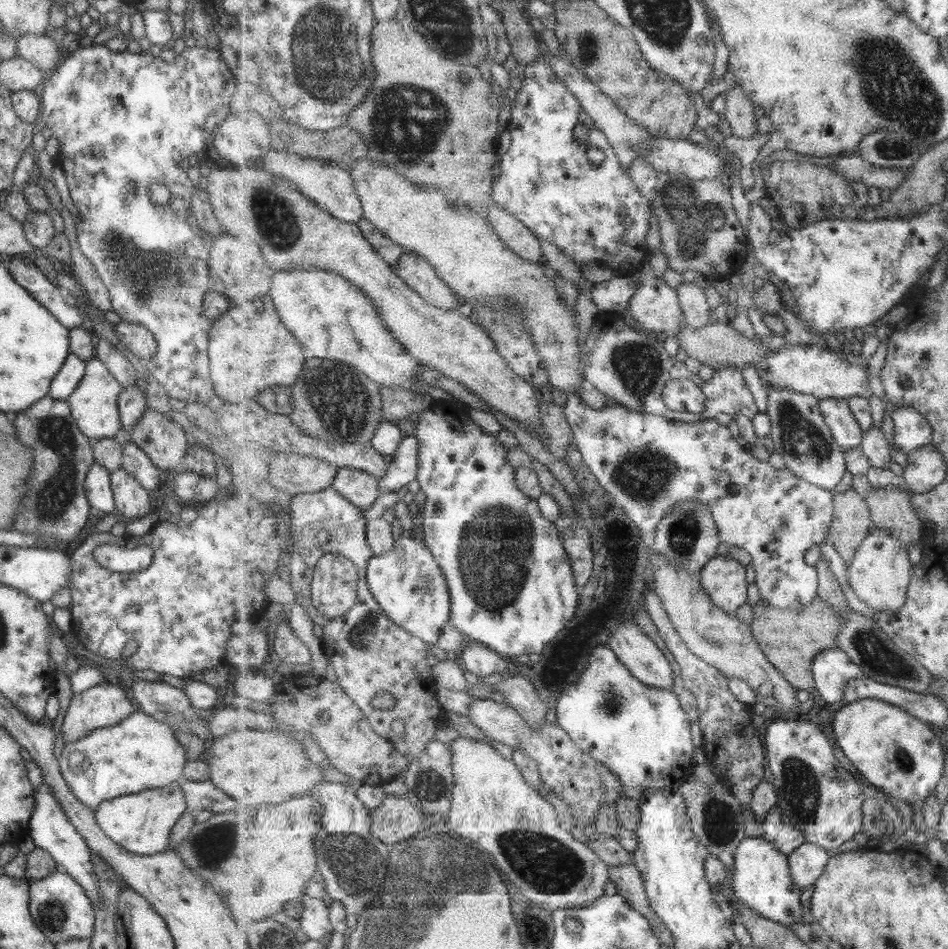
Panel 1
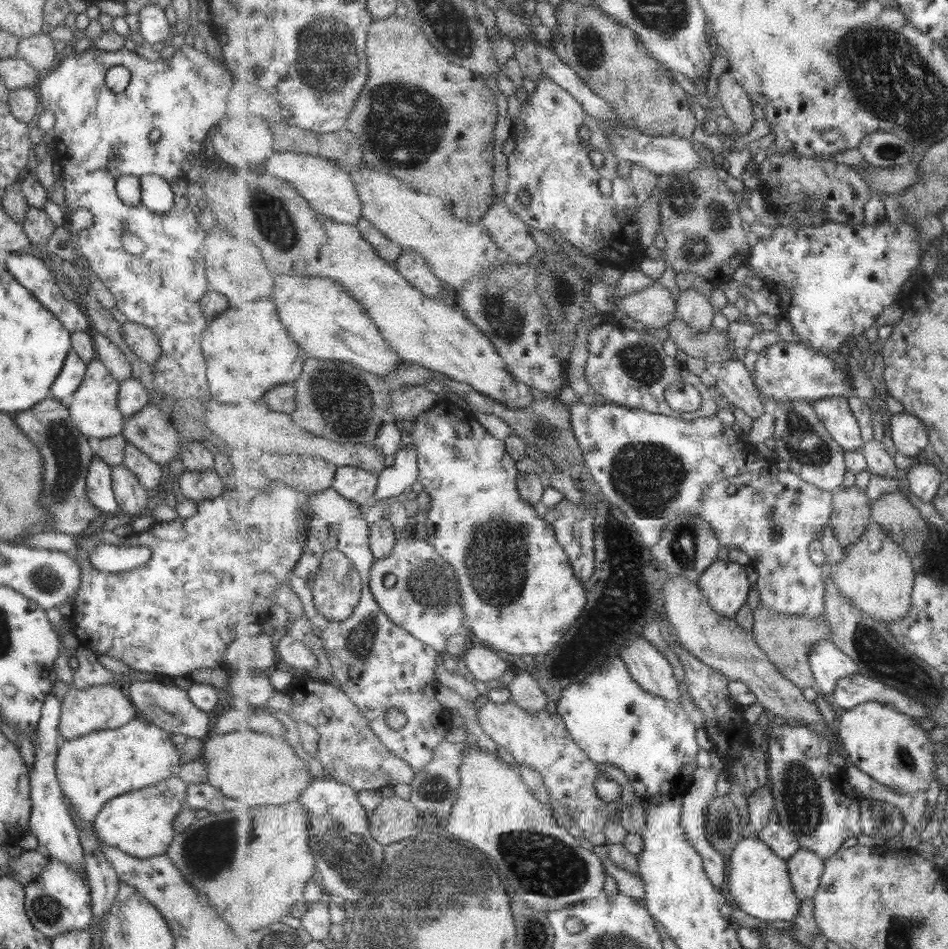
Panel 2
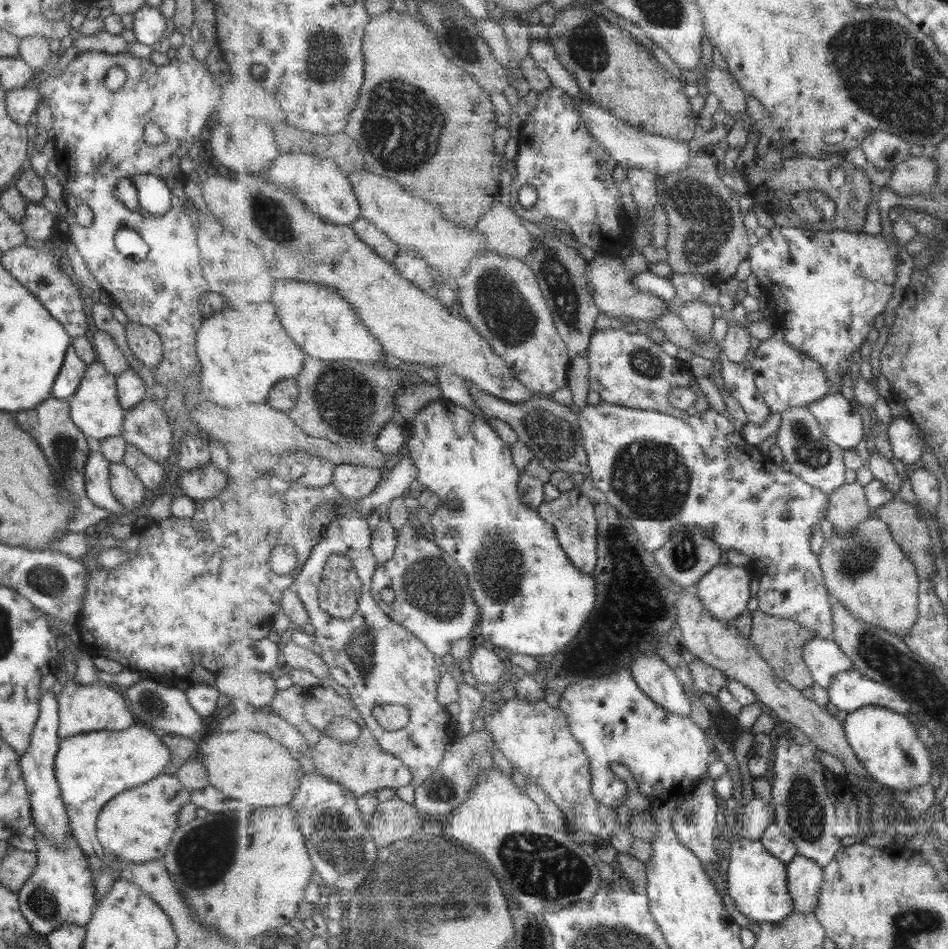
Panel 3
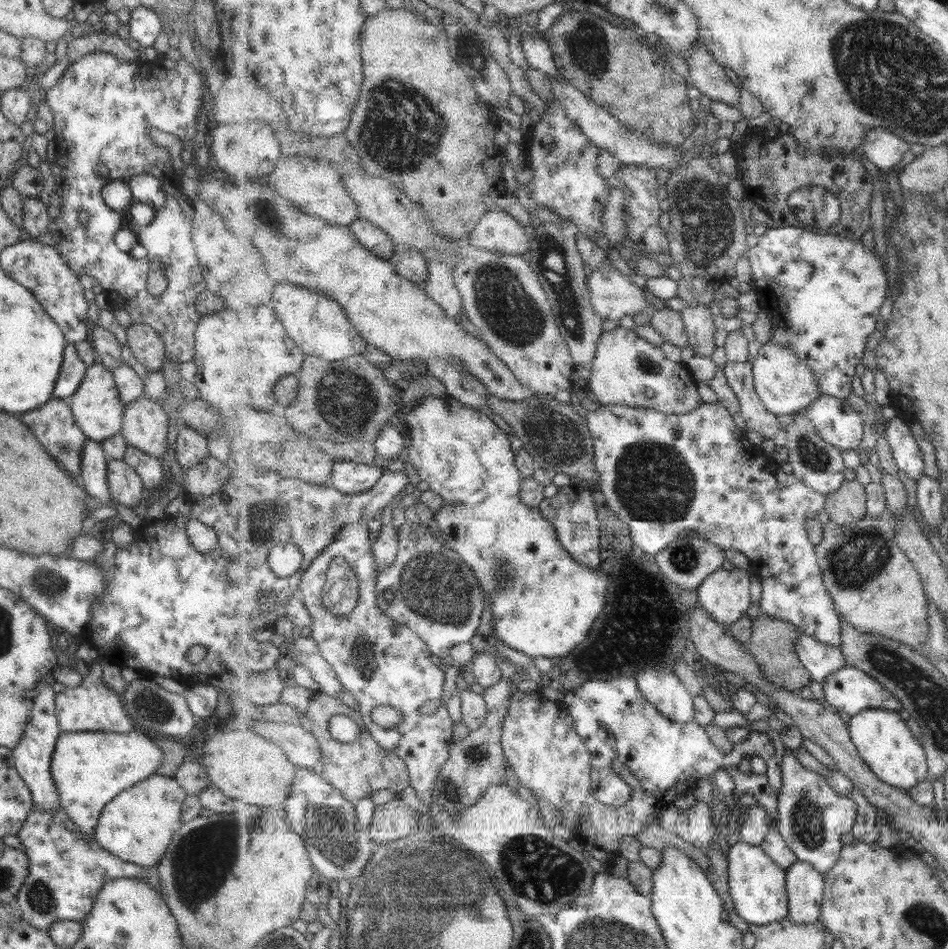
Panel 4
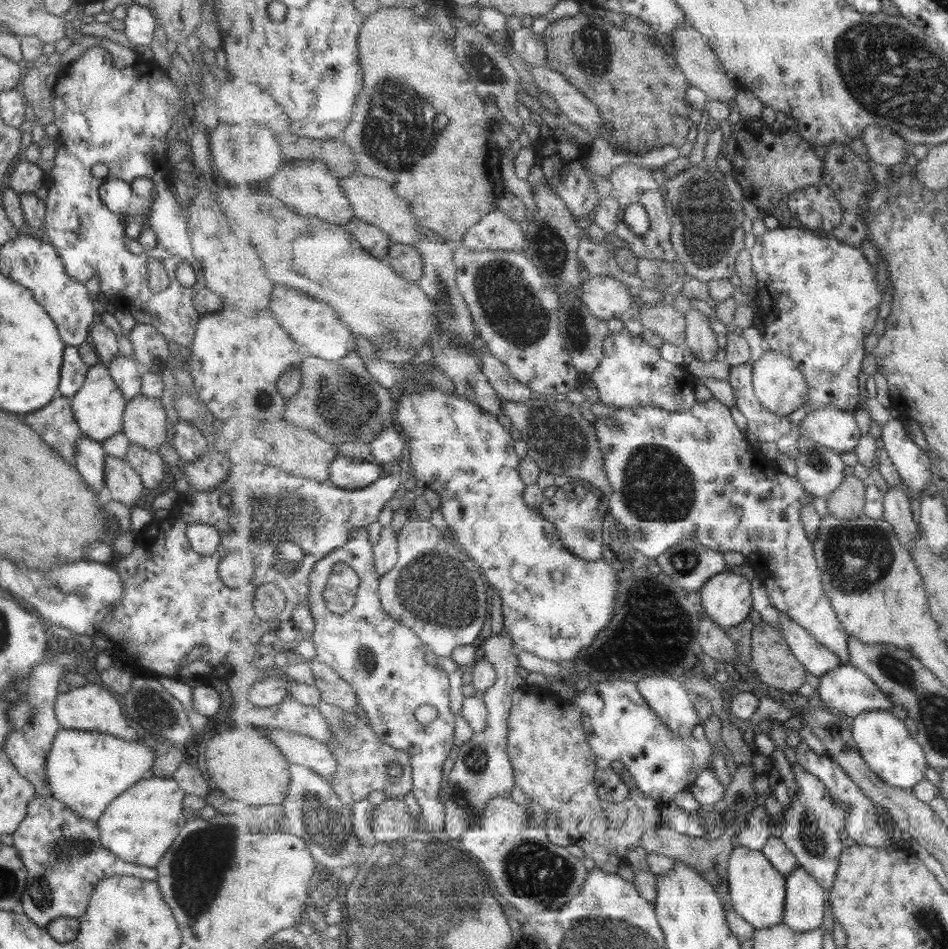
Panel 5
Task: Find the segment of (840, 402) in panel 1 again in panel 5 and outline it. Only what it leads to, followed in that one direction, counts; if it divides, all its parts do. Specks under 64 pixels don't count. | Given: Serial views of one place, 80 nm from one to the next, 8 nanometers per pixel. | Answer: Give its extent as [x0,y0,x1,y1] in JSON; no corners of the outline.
[799,405,862,454]

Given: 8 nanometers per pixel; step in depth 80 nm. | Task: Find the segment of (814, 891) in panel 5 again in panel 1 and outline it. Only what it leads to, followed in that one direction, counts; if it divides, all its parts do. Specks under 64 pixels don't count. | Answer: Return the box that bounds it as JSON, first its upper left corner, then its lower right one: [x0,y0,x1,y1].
[789,842,830,892]

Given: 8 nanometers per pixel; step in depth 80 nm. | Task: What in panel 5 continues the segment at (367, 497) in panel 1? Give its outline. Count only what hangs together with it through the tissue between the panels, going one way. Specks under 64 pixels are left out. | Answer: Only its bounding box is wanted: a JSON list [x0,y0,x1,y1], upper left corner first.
[330,456,381,489]

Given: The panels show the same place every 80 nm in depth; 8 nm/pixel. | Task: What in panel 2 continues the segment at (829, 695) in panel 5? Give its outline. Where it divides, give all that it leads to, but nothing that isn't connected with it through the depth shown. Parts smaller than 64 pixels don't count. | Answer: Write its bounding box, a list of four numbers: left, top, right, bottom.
[832,672,929,720]

